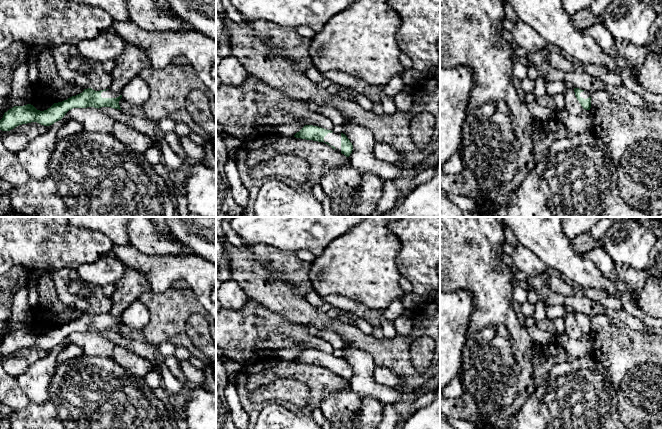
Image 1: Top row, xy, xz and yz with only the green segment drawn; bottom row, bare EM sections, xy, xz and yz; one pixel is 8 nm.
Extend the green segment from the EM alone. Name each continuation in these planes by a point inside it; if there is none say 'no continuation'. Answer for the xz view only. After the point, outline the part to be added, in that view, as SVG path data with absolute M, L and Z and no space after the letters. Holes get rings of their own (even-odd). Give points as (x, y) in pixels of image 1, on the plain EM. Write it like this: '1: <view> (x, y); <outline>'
1: xz (334, 363); M328 357L324 361L324 366L328 366L331 370L334 370L337 375L341 376L341 358Z

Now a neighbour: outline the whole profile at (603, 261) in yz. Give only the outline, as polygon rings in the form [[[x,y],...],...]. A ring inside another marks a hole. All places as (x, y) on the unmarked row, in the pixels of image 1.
[[[603,247],[591,249],[584,257],[591,260],[606,278],[615,281],[618,277],[616,264]]]

